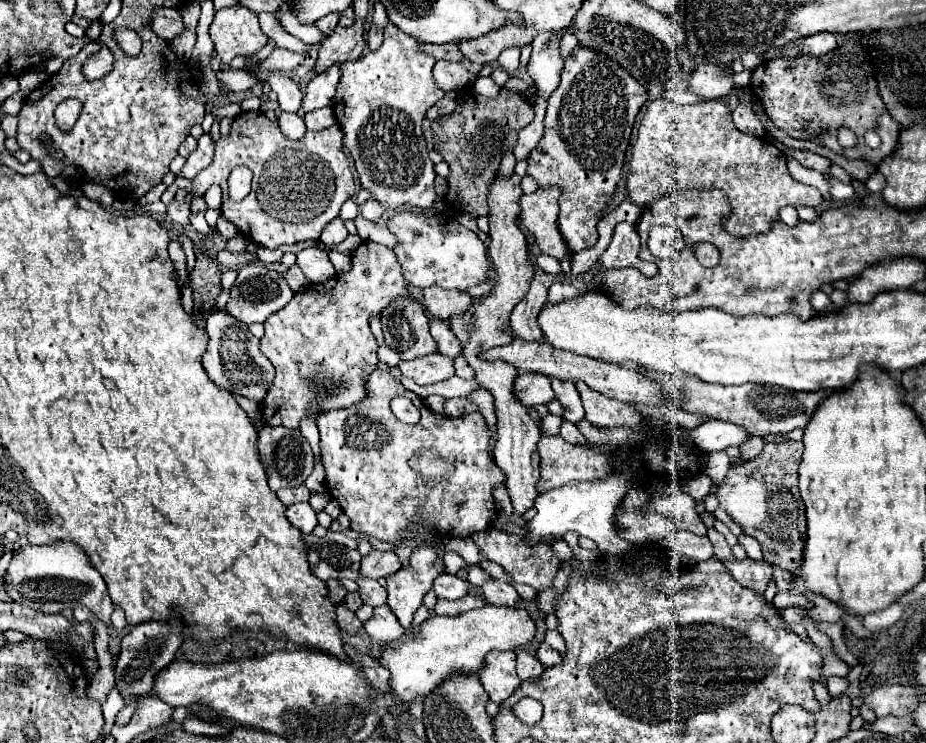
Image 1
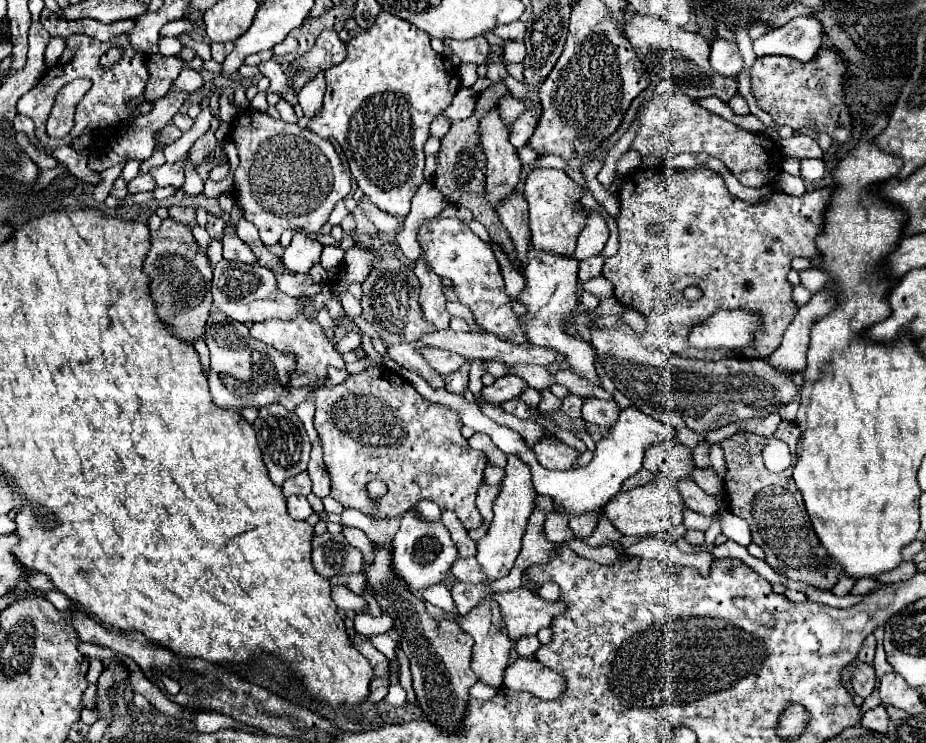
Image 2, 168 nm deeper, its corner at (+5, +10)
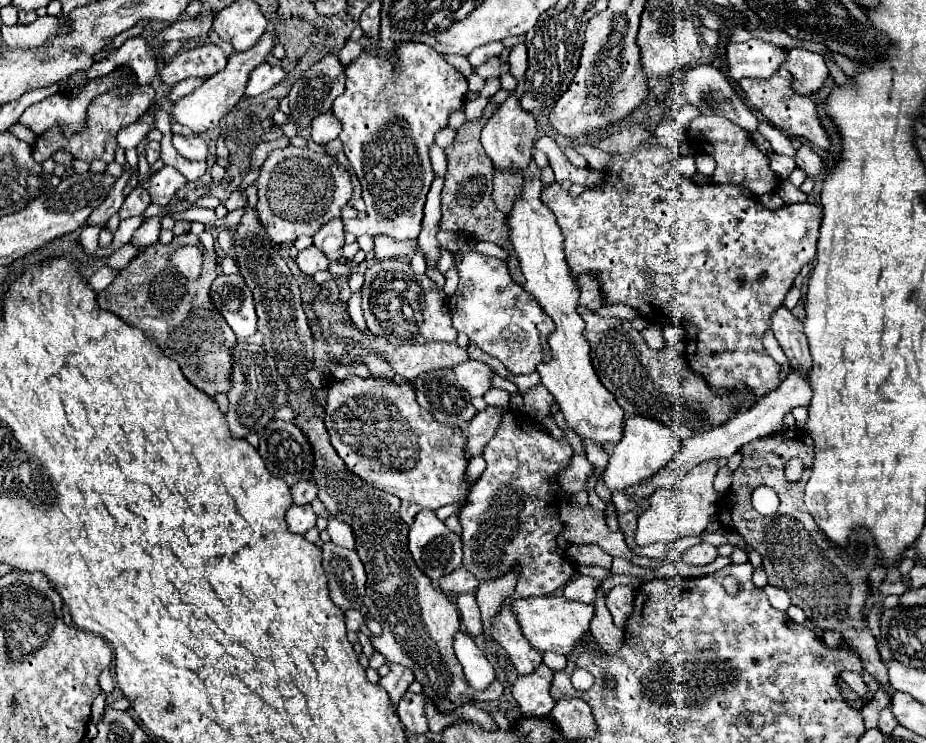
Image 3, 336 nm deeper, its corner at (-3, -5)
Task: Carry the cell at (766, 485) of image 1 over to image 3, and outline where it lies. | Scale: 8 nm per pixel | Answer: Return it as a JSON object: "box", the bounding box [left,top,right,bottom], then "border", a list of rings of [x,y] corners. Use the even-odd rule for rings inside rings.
{"box":[718,429,888,687],"border":[[[798,429],[778,431],[768,437],[754,439],[746,443],[742,449],[742,463],[732,475],[732,485],[720,499],[718,519],[726,529],[742,535],[754,551],[762,555],[762,569],[768,575],[768,583],[788,591],[792,605],[800,607],[810,621],[820,629],[836,629],[842,631],[842,639],[848,647],[852,647],[864,661],[864,671],[872,673],[882,687],[888,687],[888,673],[880,653],[876,653],[876,639],[866,627],[862,619],[862,607],[868,597],[866,579],[870,573],[870,559],[858,559],[854,553],[840,551],[814,523],[812,515],[804,507],[804,485],[810,477],[814,445],[812,439]],[[790,459],[804,461],[802,479],[796,483],[786,481],[784,469]],[[760,485],[774,489],[780,497],[778,513],[772,517],[760,515],[752,509],[752,491]]]}

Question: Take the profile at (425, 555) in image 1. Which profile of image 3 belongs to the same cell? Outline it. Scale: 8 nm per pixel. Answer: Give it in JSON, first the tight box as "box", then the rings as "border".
{"box":[408,511,462,583],"border":[[[420,511],[410,525],[410,535],[408,535],[408,549],[420,567],[420,571],[438,583],[444,575],[452,573],[462,565],[462,541],[456,533],[452,533],[432,511]]]}

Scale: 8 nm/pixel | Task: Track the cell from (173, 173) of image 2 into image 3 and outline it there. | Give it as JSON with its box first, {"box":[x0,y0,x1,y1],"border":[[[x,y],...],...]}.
{"box":[150,167,188,205],"border":[[[162,167],[158,173],[154,173],[150,177],[150,197],[152,197],[152,203],[158,203],[158,205],[168,205],[170,199],[182,189],[188,185],[188,179],[178,173],[174,167]]]}

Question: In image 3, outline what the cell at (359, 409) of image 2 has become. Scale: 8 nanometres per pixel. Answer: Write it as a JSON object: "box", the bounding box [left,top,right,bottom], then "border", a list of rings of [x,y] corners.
{"box":[324,377,472,525],"border":[[[348,377],[328,387],[324,425],[330,443],[346,467],[362,481],[394,493],[400,501],[400,517],[412,525],[416,513],[444,505],[468,503],[472,481],[466,481],[468,457],[464,455],[466,435],[458,427],[436,423],[416,403],[414,389],[382,377]]]}

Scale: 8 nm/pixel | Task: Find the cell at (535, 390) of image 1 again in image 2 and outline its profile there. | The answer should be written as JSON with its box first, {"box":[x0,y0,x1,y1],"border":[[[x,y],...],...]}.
{"box":[482,374,528,404],"border":[[[508,374],[508,376],[502,376],[498,378],[492,386],[486,386],[482,388],[482,400],[486,404],[502,404],[506,400],[512,400],[512,398],[518,398],[522,394],[522,390],[526,388],[528,384],[520,378],[520,376],[514,376],[514,374]]]}

